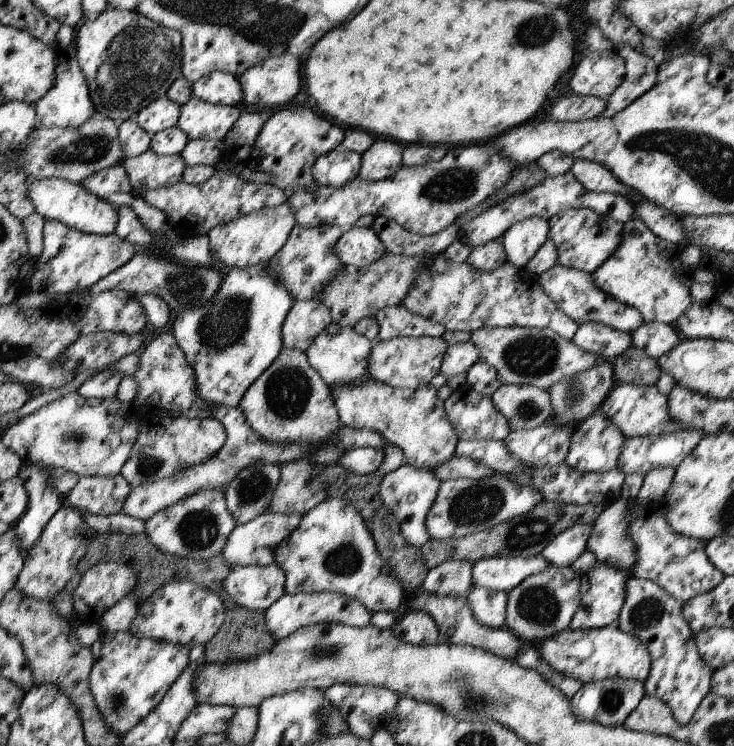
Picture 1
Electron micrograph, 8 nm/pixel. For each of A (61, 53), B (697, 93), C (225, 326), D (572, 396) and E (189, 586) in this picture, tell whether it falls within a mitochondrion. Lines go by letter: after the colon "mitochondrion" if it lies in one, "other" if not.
A: other
B: other
C: mitochondrion
D: mitochondrion
E: other

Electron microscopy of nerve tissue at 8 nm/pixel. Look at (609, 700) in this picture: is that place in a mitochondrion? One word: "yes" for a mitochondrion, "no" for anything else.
yes

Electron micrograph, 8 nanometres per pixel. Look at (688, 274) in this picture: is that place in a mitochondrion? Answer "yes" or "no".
no

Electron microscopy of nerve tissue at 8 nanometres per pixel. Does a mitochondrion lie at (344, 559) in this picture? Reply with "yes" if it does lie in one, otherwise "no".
yes

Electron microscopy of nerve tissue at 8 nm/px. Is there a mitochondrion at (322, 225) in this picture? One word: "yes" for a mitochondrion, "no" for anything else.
no

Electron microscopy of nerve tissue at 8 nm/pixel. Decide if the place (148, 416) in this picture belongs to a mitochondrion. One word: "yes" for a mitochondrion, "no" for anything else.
no

